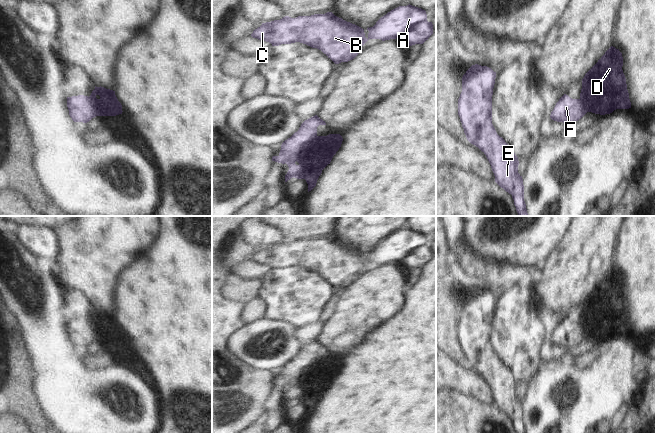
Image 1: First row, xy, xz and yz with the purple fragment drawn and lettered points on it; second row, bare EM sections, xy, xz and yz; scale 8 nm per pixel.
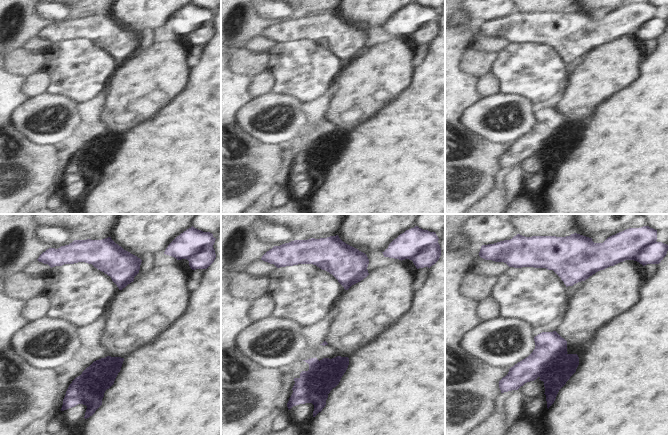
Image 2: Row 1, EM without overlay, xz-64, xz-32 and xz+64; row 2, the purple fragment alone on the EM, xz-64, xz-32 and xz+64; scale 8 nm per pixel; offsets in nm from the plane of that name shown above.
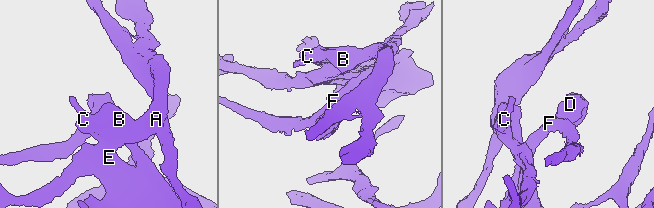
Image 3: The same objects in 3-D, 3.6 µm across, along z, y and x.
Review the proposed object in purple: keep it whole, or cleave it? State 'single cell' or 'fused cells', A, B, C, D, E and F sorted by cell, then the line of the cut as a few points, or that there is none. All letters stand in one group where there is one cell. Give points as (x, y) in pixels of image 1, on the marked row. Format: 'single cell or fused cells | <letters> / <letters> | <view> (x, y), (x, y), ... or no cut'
fused cells | A B C E F / D | xz (316, 135), (298, 156), (291, 158), (286, 163)

